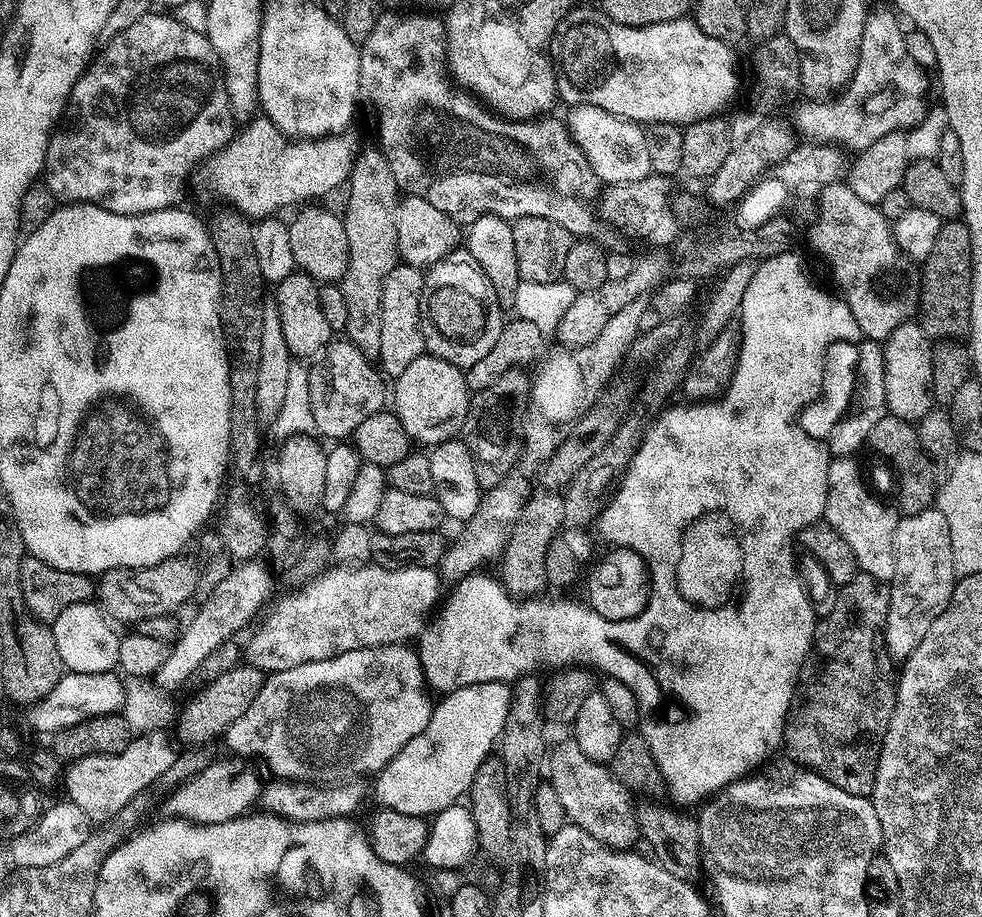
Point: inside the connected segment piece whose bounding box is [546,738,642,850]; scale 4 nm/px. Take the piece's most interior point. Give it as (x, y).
(593, 799)

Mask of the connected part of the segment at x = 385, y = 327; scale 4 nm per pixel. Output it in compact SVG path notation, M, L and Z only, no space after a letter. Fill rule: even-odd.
M400 262L394 270L390 270L390 274L386 274L386 282L382 282L382 346L378 353L378 368L385 377L400 376L402 370L409 368L410 362L414 362L414 358L425 355L420 325L424 277L425 273L421 269Z

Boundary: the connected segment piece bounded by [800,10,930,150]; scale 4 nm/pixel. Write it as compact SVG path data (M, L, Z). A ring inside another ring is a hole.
M887 11L867 13L856 73L831 103L815 105L817 121L802 121L802 131L817 132L820 135L817 137L825 141L859 150L878 142L882 134L902 132L922 122L930 107L927 100L929 73L908 57L901 21L895 11Z

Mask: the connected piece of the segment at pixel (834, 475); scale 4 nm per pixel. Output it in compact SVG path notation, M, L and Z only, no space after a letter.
M838 456L828 462L828 493L824 507L823 523L829 524L842 539L854 550L857 569L874 578L890 582L894 578L894 530L898 515L891 504L884 504L873 496L868 499L867 493L860 488L865 482L862 468L850 456Z

